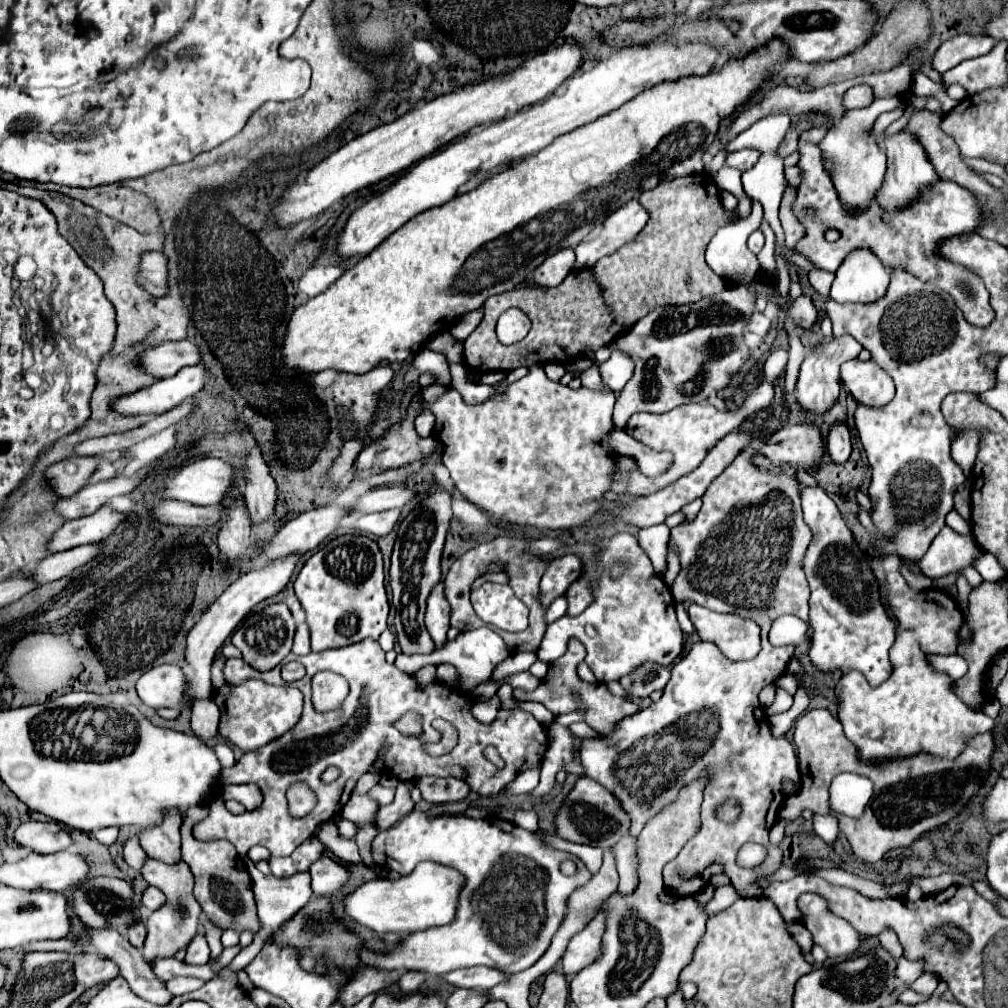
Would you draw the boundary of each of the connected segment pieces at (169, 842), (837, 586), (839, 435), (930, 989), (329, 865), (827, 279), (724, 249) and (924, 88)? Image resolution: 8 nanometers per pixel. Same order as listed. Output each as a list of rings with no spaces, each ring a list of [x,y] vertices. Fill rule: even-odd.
[[[176,807],[162,811],[162,823],[140,831],[142,849],[164,863],[176,863],[180,859],[180,823],[182,815]]]
[[[802,487],[802,509],[804,521],[812,529],[814,537],[812,543],[802,559],[802,571],[810,585],[810,627],[812,627],[812,649],[810,649],[810,663],[822,673],[834,671],[862,671],[870,685],[884,683],[892,673],[892,663],[888,659],[888,649],[896,637],[896,623],[886,613],[884,603],[880,601],[880,585],[874,577],[866,553],[858,547],[852,531],[844,523],[836,503],[820,489],[820,487]]]
[[[832,425],[826,441],[826,451],[834,463],[846,463],[850,457],[850,431],[846,425]]]
[[[924,973],[914,983],[910,984],[909,989],[924,995],[931,995],[939,984],[937,979],[932,974]]]
[[[320,857],[318,861],[314,861],[308,871],[310,871],[310,883],[312,883],[314,897],[330,895],[330,891],[340,889],[348,879],[346,869],[328,857]]]
[[[812,269],[808,273],[808,281],[812,285],[812,289],[822,295],[822,297],[828,297],[830,293],[830,285],[834,281],[834,273],[826,273],[826,271],[818,271],[818,269]]]
[[[752,201],[752,213],[746,217],[746,219],[740,219],[738,223],[730,223],[722,229],[718,229],[718,233],[710,239],[708,243],[708,249],[706,249],[706,263],[710,265],[710,269],[730,281],[730,283],[736,283],[736,285],[748,285],[752,283],[752,279],[758,275],[760,271],[760,265],[758,265],[758,259],[756,255],[752,255],[746,247],[746,239],[752,231],[756,231],[760,227],[760,221],[762,221],[762,209],[758,207],[756,201]]]
[[[918,73],[914,75],[914,81],[912,81],[912,91],[918,95],[918,97],[934,97],[940,101],[944,113],[952,111],[958,101],[952,101],[948,95],[946,95],[946,87],[942,87],[942,83],[934,83],[932,79],[928,79],[924,73]]]

